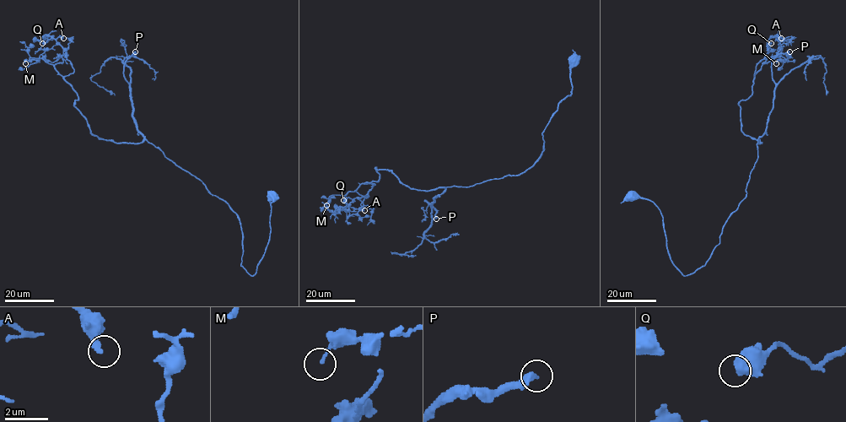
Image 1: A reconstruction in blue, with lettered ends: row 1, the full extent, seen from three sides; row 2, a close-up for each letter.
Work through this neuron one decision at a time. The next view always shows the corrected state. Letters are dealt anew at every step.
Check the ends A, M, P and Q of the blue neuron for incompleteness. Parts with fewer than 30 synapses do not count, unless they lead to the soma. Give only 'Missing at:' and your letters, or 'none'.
Missing at: P

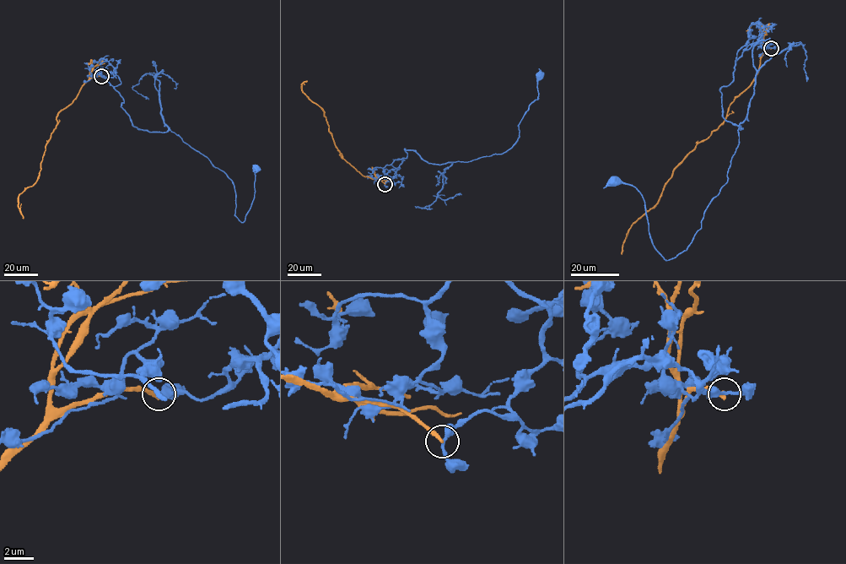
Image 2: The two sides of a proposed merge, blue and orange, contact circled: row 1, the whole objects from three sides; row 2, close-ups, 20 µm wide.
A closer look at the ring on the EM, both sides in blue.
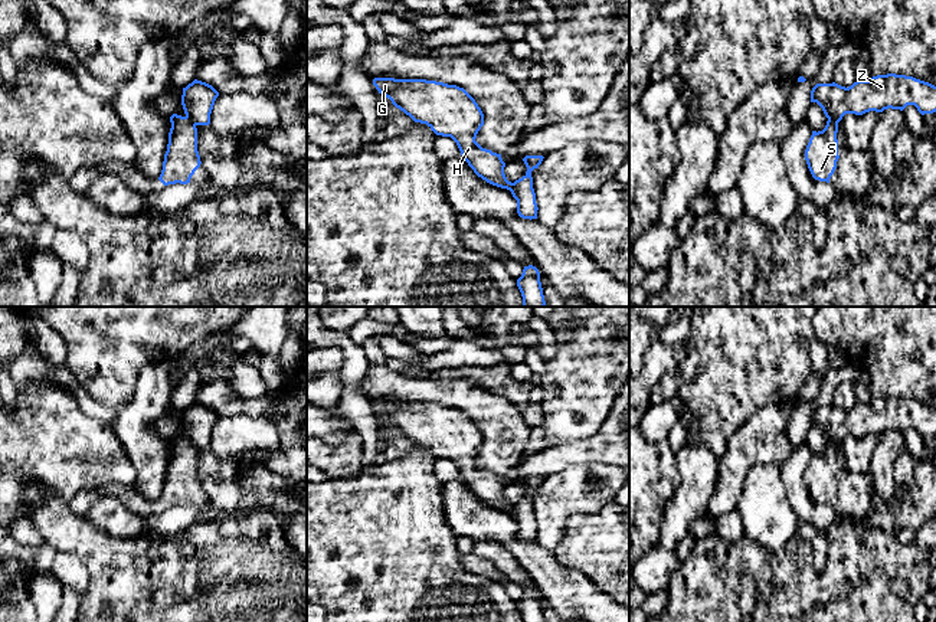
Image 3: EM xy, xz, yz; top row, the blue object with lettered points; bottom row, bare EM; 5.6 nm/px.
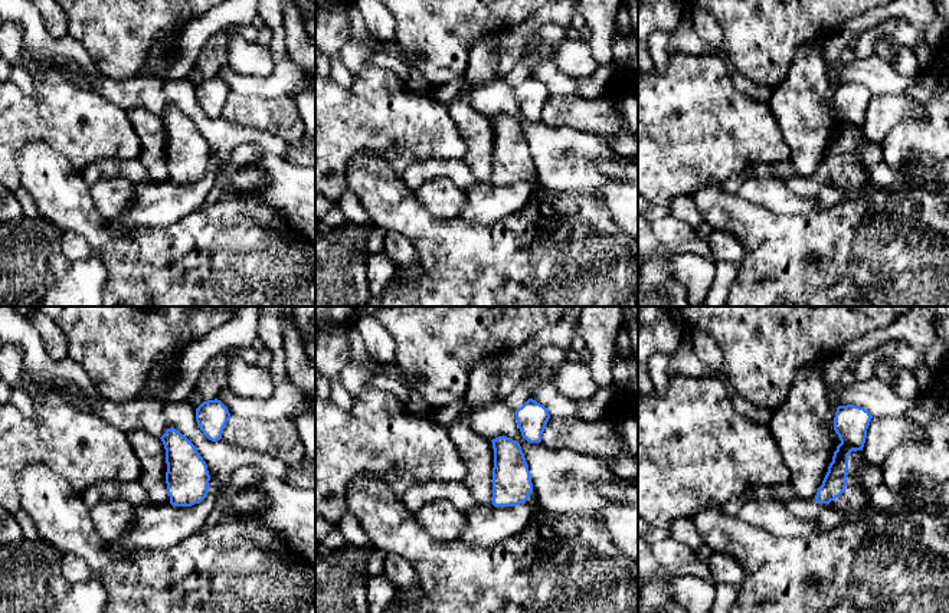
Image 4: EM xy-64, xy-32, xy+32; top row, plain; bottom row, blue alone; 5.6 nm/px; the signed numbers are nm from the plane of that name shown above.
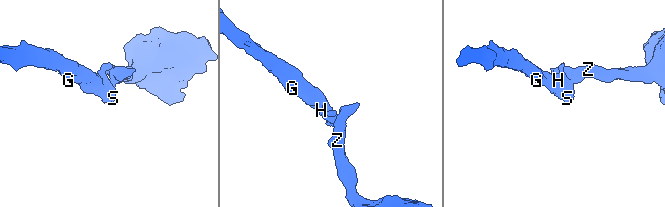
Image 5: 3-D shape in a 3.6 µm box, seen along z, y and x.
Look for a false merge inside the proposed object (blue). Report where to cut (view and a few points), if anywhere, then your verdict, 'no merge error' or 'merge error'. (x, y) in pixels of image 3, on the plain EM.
cut xy (186, 438), (195, 448); merge error

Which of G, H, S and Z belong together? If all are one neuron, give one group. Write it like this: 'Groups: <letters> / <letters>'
Groups: G H S / Z

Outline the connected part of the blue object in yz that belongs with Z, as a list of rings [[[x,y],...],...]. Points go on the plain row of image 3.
[[[877,397],[868,403],[857,403],[845,410],[835,405],[816,406],[811,413],[811,425],[816,425],[828,442],[840,445],[845,436],[863,438],[870,433],[903,433],[914,428],[924,436],[936,435],[936,409],[906,397]]]

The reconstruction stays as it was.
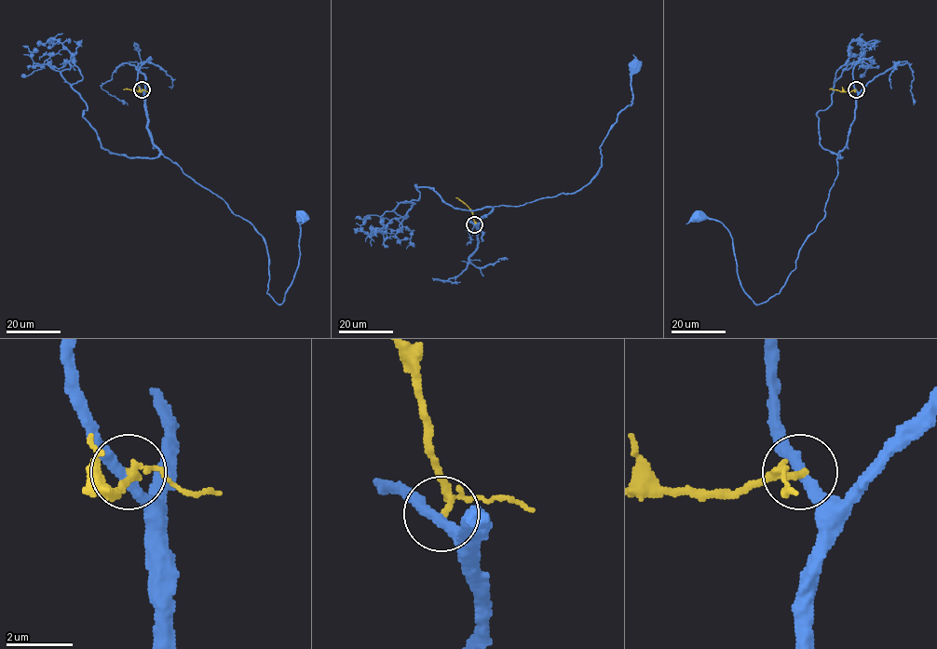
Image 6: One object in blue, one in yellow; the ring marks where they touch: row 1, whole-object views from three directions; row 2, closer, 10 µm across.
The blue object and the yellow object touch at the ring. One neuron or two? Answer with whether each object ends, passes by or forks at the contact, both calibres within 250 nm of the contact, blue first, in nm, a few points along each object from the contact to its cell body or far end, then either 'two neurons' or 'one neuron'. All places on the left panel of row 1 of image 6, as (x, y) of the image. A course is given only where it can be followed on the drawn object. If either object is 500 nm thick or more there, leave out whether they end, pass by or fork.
blue passes by; yellow passes by; 320 nm thick on the blue side, 180 nm on the other; blue runs (142, 90), (152, 142), (264, 237), (268, 258), (267, 293), (278, 304), (283, 303), (300, 255), (301, 216); yellow runs (142, 89), (123, 89); two neurons

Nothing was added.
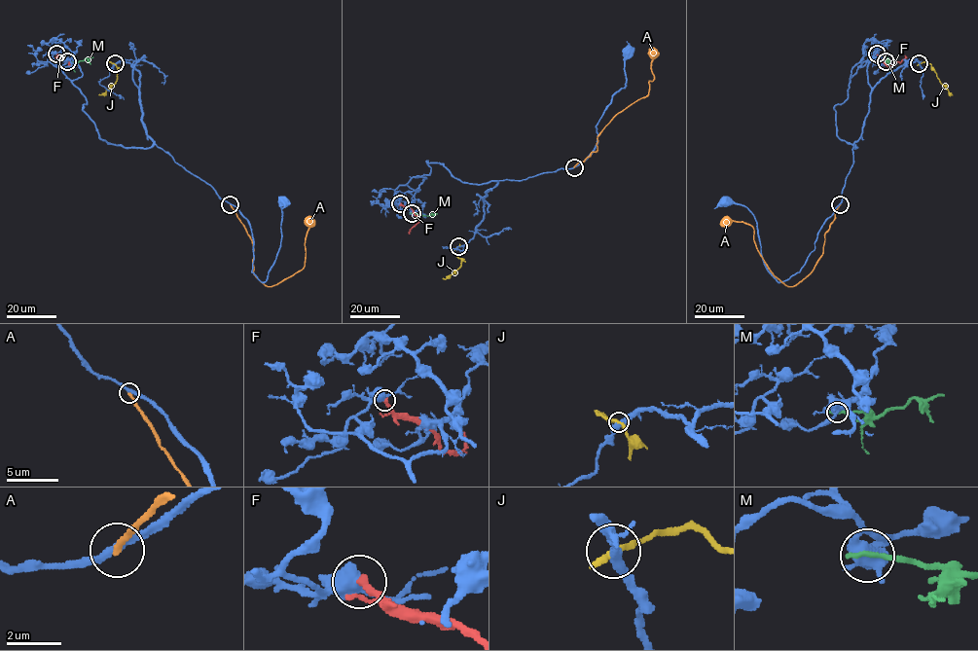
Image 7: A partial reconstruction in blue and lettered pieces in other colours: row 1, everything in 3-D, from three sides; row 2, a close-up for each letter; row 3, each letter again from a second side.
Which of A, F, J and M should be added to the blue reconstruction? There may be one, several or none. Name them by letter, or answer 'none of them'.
none of them

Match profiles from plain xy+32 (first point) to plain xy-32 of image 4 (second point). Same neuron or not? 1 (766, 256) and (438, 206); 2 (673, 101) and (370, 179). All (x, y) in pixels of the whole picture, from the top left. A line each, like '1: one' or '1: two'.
1: two
2: two

